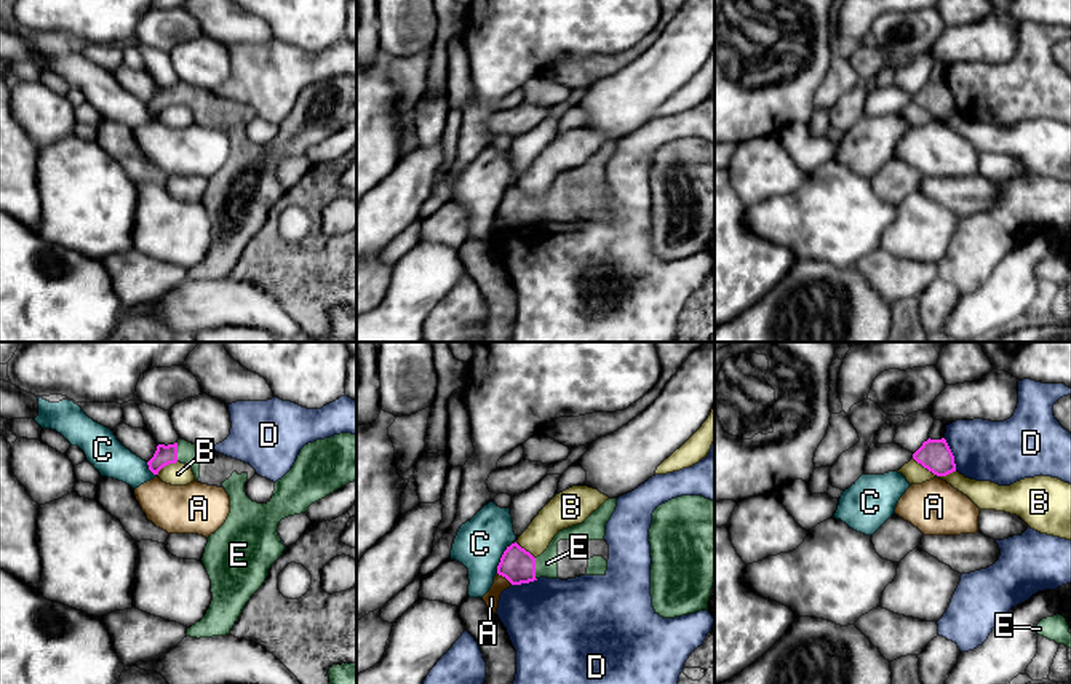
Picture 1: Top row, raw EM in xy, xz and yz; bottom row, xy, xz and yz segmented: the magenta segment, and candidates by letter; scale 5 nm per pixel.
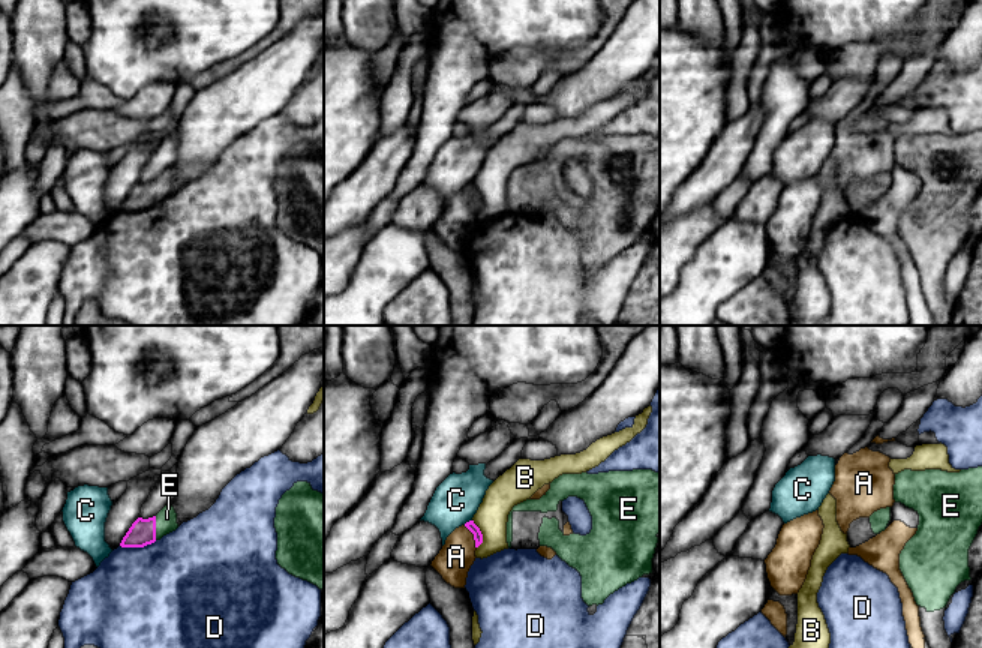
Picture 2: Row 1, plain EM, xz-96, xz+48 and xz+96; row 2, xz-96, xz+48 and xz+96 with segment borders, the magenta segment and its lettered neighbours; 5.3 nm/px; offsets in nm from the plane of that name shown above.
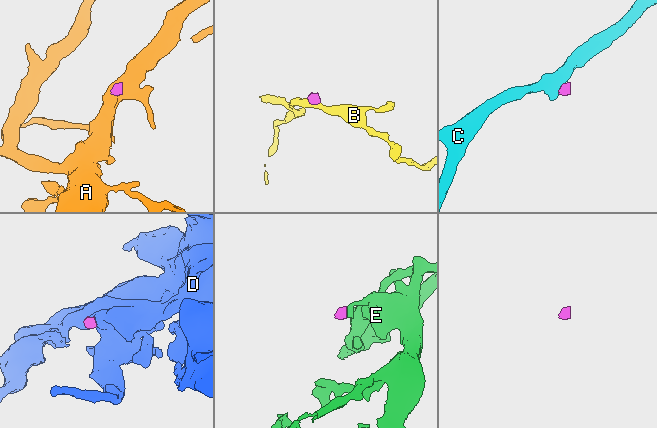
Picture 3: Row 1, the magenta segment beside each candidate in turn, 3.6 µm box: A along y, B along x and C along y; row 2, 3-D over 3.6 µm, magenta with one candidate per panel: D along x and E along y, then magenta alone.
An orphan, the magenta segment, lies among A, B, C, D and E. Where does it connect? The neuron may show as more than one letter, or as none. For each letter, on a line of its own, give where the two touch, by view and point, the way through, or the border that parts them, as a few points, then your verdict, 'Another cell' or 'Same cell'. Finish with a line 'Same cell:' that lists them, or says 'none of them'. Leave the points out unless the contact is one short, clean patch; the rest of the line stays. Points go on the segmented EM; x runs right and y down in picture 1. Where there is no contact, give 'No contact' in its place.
A: Touches magenta at xz (505, 577). Boundary: xz (497, 572), (512, 584). Another cell
B: Touches magenta at yz (934, 473). Boundary: yz (913, 457), (937, 475), (955, 472). Another cell
C: Touches magenta at xz (502, 556). Boundary: xz (515, 542), (504, 552), (496, 572). Another cell
D: Touches magenta at yz (951, 454). Boundary: yz (943, 438), (956, 470). Another cell
E: Touches magenta at xz (534, 569). Same cell
Same cell: E

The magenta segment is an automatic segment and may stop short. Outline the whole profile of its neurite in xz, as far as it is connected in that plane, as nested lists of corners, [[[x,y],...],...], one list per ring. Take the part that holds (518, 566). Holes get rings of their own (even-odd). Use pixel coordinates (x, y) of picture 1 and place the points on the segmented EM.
[[[617,499],[606,500],[582,524],[559,531],[548,548],[537,558],[516,542],[507,547],[497,574],[512,585],[547,579],[575,579],[606,575],[609,545],[604,540],[606,524],[615,511]]]

